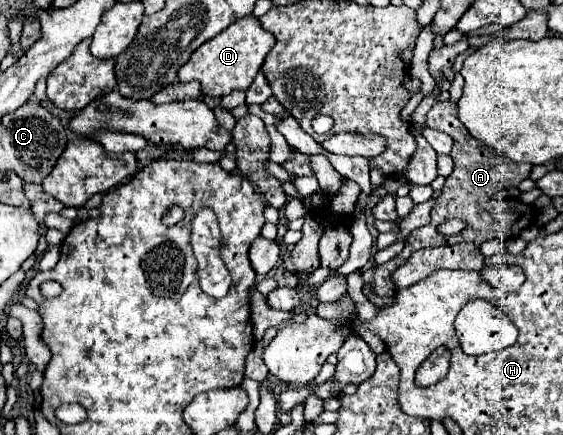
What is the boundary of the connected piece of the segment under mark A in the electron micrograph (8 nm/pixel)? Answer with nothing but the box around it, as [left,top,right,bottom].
[361,100,535,298]

